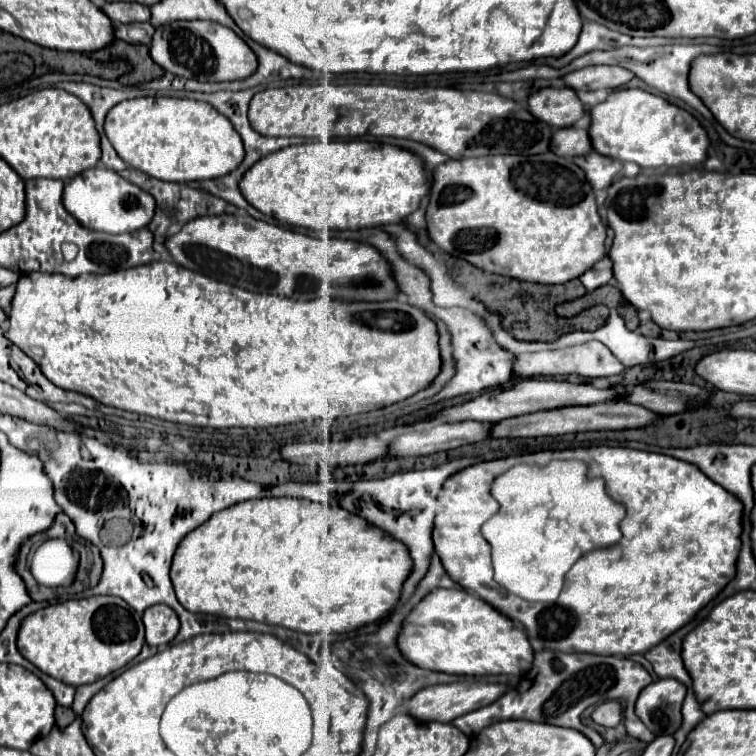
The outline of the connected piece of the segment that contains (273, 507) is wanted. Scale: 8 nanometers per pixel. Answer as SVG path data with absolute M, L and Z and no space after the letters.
M279 497L279 499L251 499L245 503L231 505L225 511L219 511L217 515L211 515L207 523L199 525L193 533L187 533L171 561L171 581L173 589L177 593L179 603L191 611L191 613L209 613L209 615L219 615L219 617L237 617L237 619L253 619L259 623L269 623L269 625L281 625L293 631L301 633L347 633L353 631L369 621L377 621L389 611L399 595L401 595L401 583L407 579L411 573L411 557L407 553L407 547L389 535L385 535L381 529L375 525L367 523L365 519L359 519L345 509L337 507L327 507L321 503L305 501L305 499L293 499L293 497Z

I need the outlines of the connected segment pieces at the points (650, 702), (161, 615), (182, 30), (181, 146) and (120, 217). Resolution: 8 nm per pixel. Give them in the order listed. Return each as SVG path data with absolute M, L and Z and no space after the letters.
M659 679L643 689L635 703L635 713L655 735L673 735L681 727L683 699L683 683Z
M153 605L143 613L145 641L149 647L169 645L179 631L177 613L167 605Z
M183 21L157 27L149 47L151 59L165 71L197 81L233 81L255 73L257 57L229 27L211 21Z
M137 97L111 107L105 133L117 155L133 169L161 181L199 181L231 173L243 161L243 141L209 103L177 97Z
M91 167L91 171L83 171L83 175L75 175L75 179L65 183L63 207L87 229L122 234L143 229L153 219L155 199L115 171L105 167Z

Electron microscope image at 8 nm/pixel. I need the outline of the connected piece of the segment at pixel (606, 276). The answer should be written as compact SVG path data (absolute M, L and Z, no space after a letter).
M604 257L602 260L597 262L589 271L585 271L579 279L581 283L585 285L587 291L593 291L605 283L609 283L613 279L613 262L609 257Z

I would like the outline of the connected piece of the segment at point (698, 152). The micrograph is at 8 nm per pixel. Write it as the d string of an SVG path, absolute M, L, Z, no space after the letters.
M641 89L613 91L603 103L589 109L591 145L597 153L619 161L633 161L643 169L651 167L697 167L707 159L709 139L699 121L665 101L659 95Z

